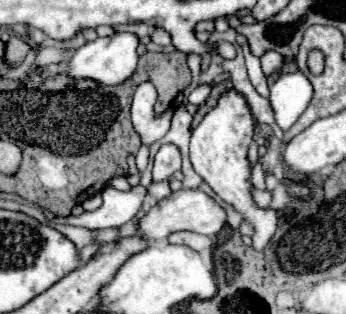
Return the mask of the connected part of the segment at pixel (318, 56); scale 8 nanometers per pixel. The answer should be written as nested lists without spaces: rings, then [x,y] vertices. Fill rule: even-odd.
[[[318,50],[310,52],[308,68],[310,68],[310,72],[316,72],[316,74],[320,74],[324,70],[324,56],[322,56],[322,52],[318,52]]]

